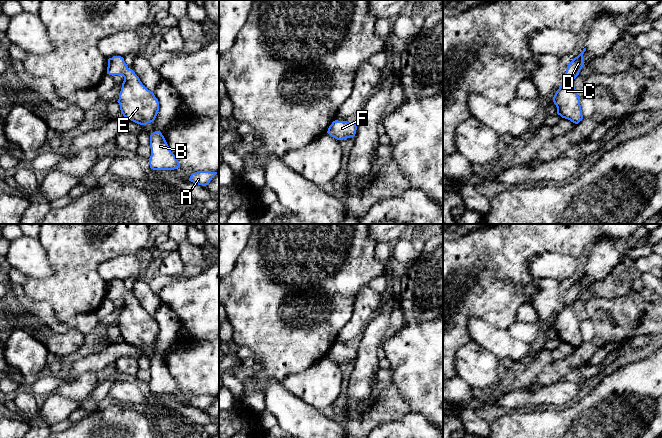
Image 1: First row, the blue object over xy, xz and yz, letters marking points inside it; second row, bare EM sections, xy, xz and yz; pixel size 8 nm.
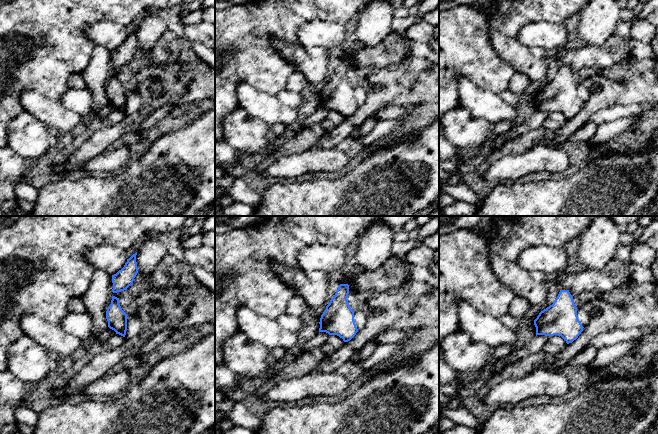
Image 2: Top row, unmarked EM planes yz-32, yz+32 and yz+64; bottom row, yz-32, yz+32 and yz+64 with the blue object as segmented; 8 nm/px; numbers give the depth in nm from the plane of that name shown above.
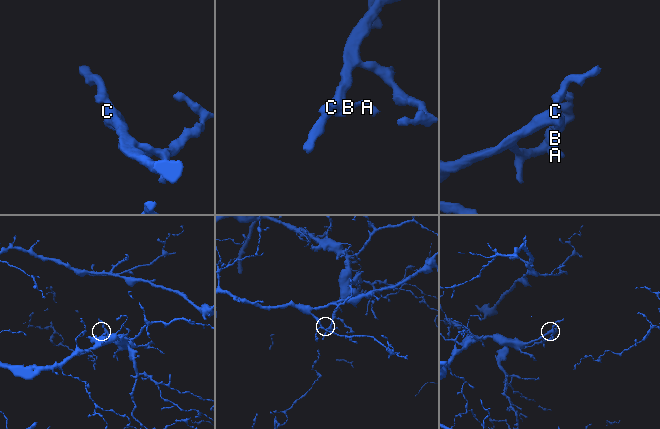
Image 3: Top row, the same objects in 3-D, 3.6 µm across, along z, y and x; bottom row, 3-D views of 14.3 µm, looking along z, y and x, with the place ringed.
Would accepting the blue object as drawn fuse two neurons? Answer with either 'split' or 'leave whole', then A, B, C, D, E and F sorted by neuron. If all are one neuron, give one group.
leave whole; A B C D E F

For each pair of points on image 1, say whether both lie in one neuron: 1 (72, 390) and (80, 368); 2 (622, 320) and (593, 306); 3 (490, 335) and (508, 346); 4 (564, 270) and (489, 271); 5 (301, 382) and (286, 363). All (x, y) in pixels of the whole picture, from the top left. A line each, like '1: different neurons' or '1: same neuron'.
1: different neurons
2: same neuron
3: same neuron
4: different neurons
5: different neurons

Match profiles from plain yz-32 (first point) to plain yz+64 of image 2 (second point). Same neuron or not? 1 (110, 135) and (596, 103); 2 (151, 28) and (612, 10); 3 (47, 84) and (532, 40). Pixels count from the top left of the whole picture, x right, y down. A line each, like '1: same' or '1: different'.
1: same
2: same
3: different

